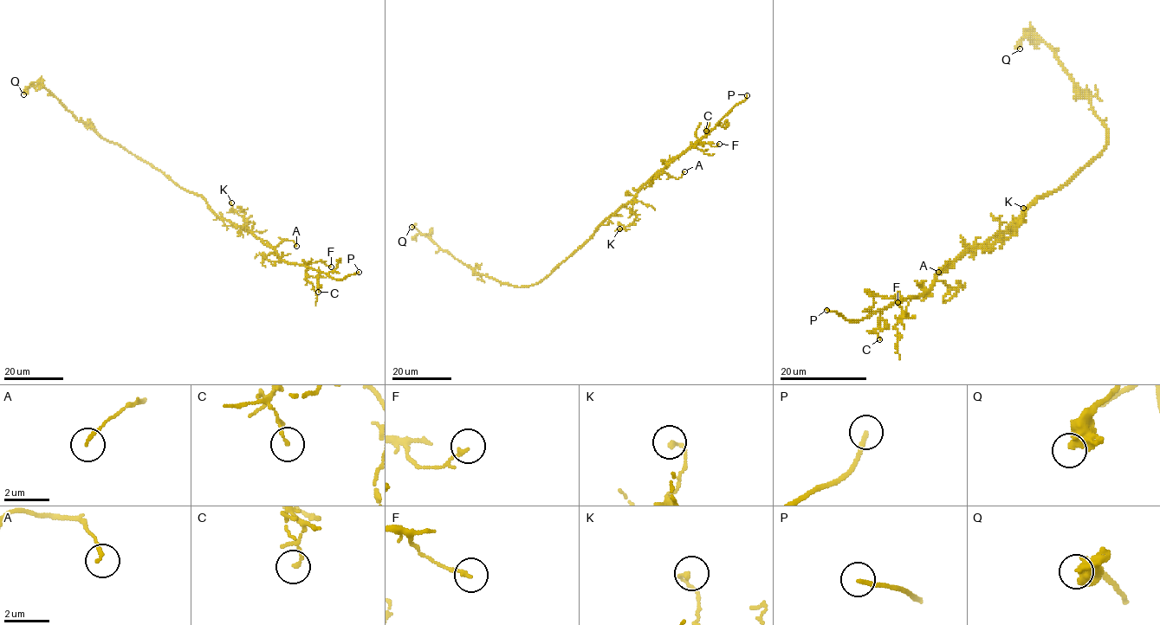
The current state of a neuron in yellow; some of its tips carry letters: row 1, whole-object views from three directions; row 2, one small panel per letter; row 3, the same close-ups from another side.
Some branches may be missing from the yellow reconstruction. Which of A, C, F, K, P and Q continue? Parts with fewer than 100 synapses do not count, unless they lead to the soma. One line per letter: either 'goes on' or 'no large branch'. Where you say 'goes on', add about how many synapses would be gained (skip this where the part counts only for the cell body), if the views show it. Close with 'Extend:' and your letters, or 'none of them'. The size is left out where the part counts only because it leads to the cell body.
A: no large branch
C: no large branch
F: no large branch
K: no large branch
P: goes on
Q: no large branch
Extend: P

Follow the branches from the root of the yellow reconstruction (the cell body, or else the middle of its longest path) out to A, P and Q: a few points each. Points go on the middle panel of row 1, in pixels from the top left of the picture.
A: (584, 243), (607, 217), (626, 205), (660, 171), (679, 178), (684, 171)
P: (584, 243), (607, 217), (626, 205), (660, 170), (704, 137), (747, 95)
Q: (584, 243), (537, 283), (515, 286), (477, 273), (411, 227)

